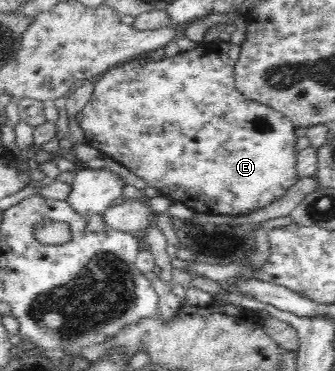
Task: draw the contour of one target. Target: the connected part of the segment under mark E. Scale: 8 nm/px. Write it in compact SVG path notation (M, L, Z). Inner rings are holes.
M215 40L211 42L202 41L196 44L195 48L188 51L181 51L174 56L166 56L158 61L146 62L143 57L134 58L127 63L122 63L116 67L109 68L103 75L95 79L94 90L91 99L86 106L77 114L76 119L85 133L85 142L97 148L104 156L108 156L134 172L136 176L147 182L148 187L160 190L161 195L165 195L172 201L184 203L197 213L221 214L224 216L243 216L259 208L264 208L277 198L284 196L284 193L300 178L296 174L297 152L295 144L294 125L280 112L260 104L258 101L246 98L234 85L235 66L241 52L241 45L230 41Z

